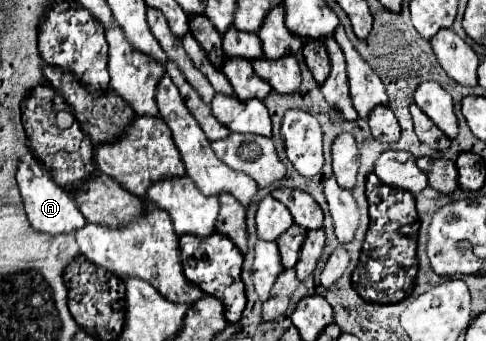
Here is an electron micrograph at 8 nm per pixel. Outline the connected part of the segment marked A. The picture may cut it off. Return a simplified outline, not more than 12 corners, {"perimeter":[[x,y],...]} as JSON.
{"perimeter":[[27,151],[17,185],[29,223],[51,235],[87,221],[75,199]]}

